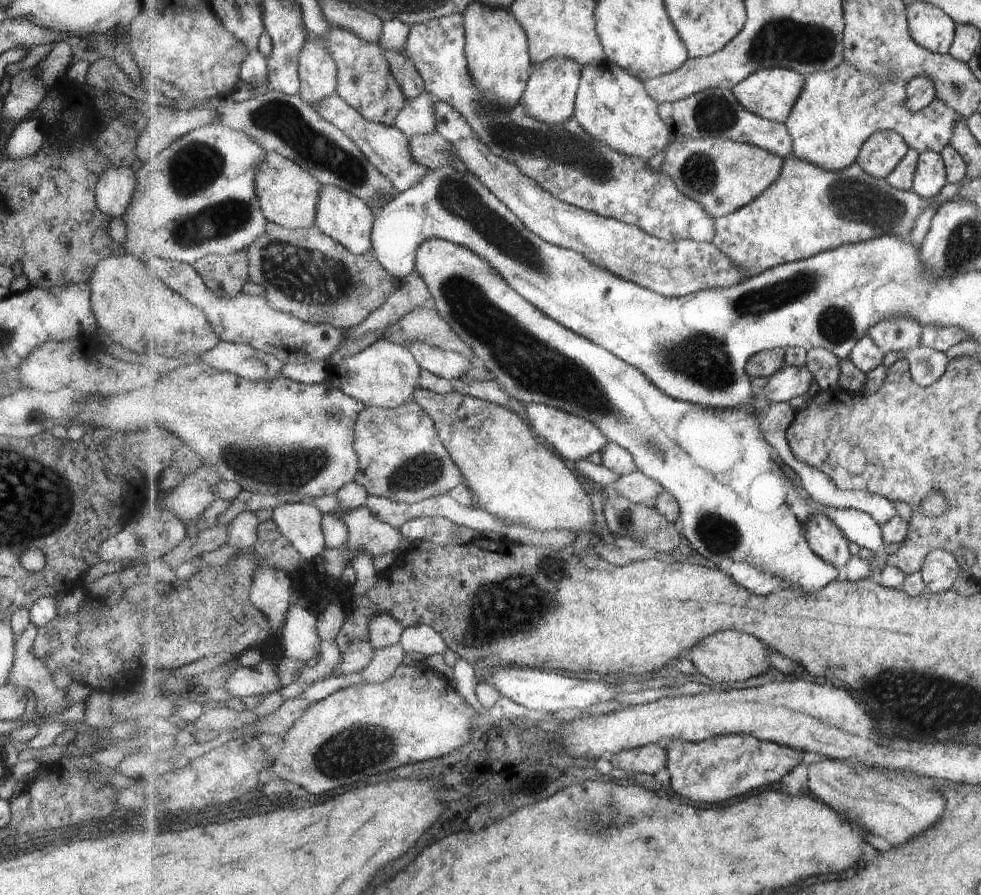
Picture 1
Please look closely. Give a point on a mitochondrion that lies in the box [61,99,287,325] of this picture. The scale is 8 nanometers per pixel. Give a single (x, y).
(215, 222)

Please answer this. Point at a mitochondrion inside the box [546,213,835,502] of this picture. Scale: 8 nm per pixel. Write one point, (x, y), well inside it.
(701, 358)

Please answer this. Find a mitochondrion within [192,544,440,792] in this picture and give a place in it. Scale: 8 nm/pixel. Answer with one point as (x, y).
(338, 757)

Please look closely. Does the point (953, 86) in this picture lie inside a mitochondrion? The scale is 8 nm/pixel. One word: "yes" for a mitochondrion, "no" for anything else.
yes

